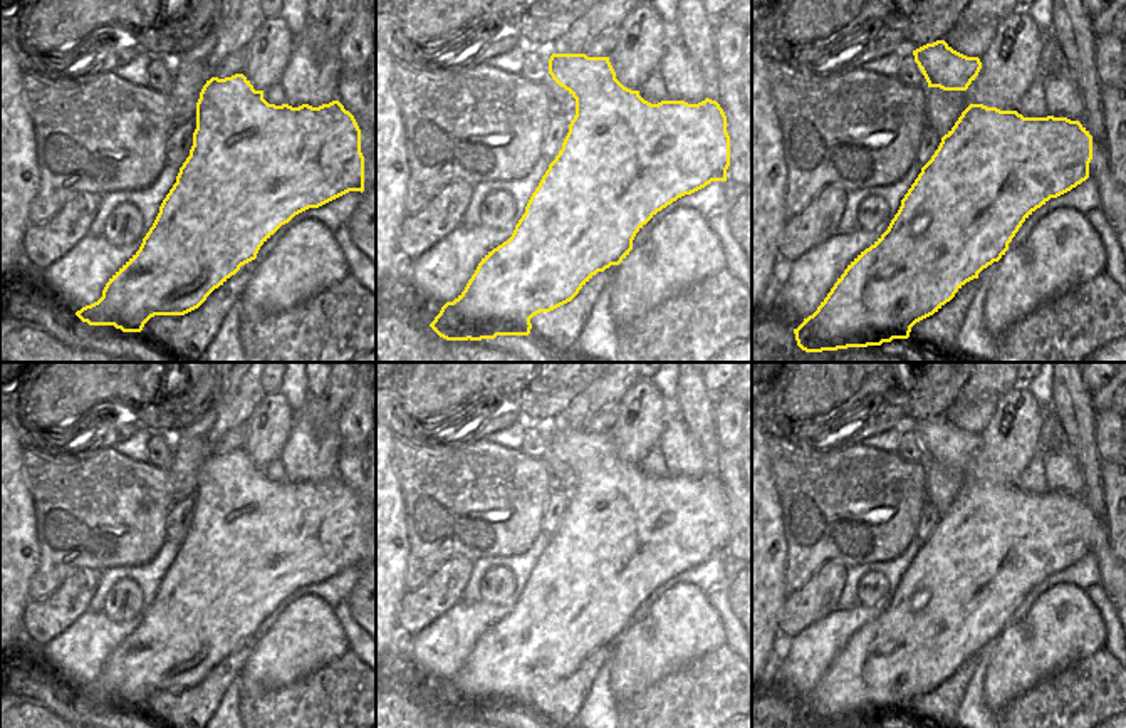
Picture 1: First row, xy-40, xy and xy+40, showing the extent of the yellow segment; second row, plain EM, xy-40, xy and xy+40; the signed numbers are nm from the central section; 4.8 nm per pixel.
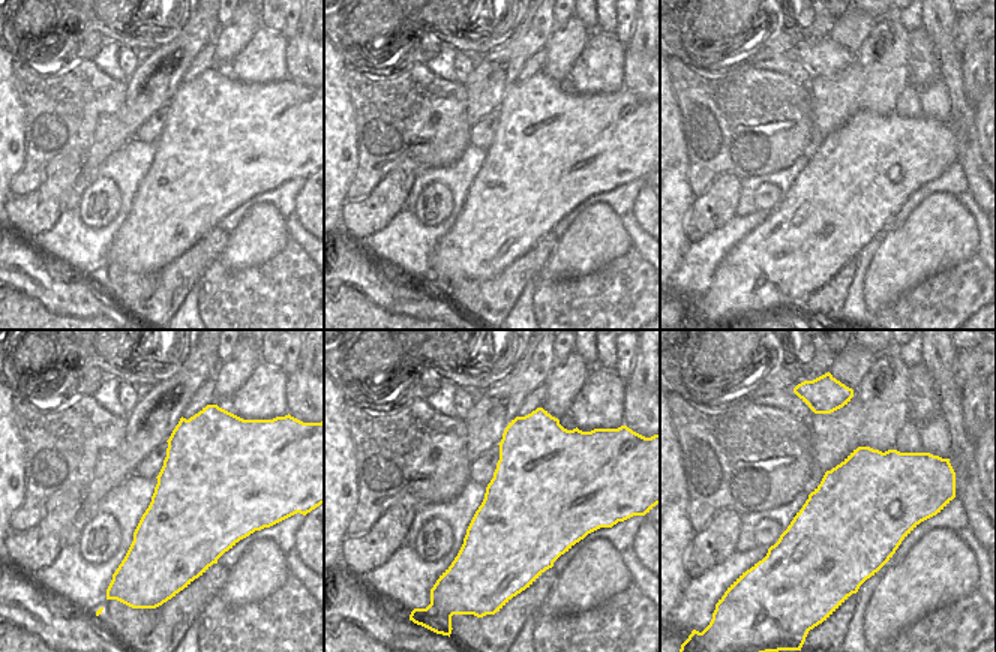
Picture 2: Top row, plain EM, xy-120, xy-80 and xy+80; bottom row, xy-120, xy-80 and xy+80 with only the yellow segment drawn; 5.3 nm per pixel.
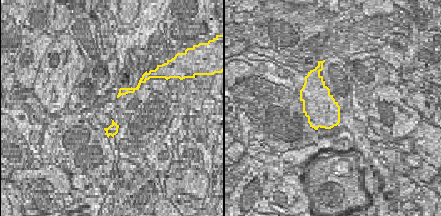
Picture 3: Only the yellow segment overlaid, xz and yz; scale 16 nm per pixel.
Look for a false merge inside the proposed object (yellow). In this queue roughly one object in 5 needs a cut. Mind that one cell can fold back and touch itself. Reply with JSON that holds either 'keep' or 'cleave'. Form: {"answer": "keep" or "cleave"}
{"answer": "keep"}

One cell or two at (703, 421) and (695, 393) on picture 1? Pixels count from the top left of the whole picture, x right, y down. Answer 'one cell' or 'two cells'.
one cell

